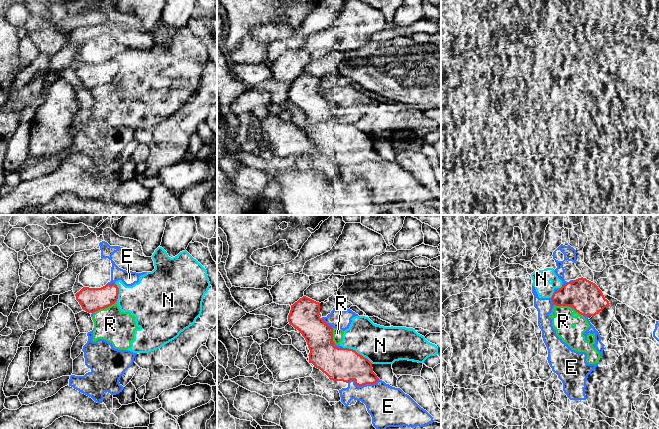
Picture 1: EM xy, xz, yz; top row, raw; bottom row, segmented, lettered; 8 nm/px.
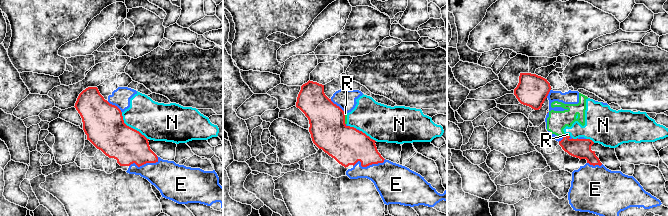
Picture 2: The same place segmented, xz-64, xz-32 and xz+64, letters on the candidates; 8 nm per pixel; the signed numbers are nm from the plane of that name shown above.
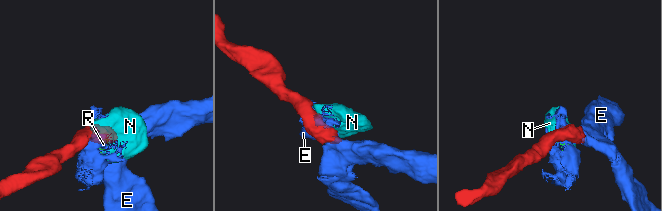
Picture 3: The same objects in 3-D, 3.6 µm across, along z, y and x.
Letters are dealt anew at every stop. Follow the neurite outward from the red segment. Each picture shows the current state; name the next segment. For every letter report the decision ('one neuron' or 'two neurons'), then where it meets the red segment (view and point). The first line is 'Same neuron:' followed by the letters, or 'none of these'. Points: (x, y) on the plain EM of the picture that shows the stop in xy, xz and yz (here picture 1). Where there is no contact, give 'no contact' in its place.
Same neuron: E
E: one neuron; meets red in xz at (362, 161)
N: two neurons; meets red in xz at (356, 128)
R: two neurons; meets red in xy at (104, 84)

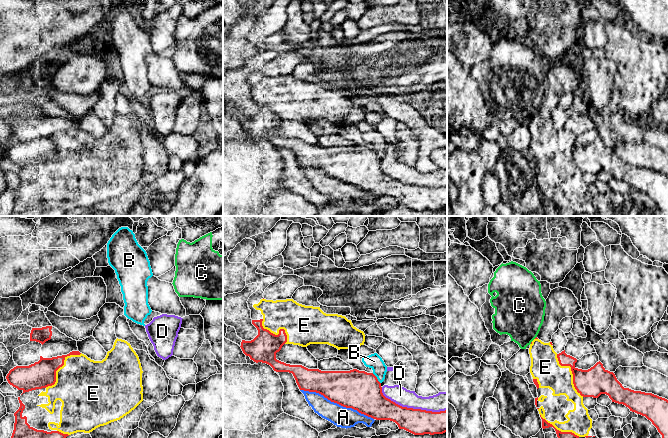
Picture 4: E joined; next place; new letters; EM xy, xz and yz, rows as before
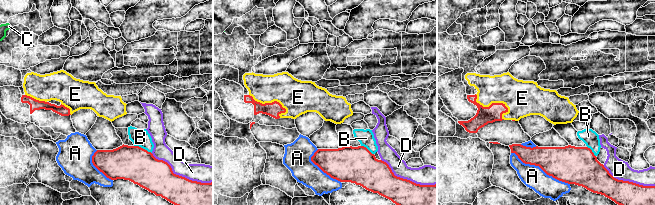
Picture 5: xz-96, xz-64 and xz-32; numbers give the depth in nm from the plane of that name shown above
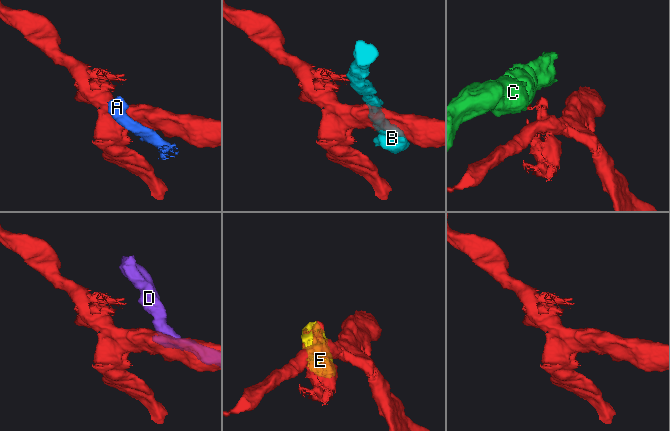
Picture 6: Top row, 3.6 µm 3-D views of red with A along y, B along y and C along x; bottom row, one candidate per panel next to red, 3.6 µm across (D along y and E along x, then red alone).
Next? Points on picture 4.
Same neuron: none of these
A: two neurons; meets red in xz at (337, 179)
B: two neurons; meets red in xz at (376, 154)
C: two neurons; no contact
D: two neurons; meets red in xz at (411, 184)
E: two neurons; meets red in xy at (60, 142)

